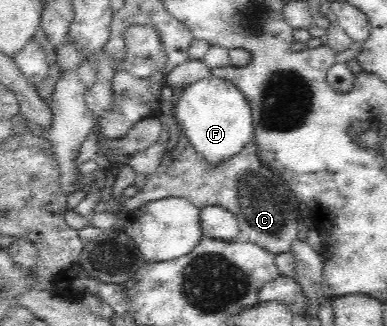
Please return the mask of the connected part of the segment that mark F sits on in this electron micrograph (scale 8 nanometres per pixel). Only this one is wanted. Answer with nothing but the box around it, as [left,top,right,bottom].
[174,75,255,165]

